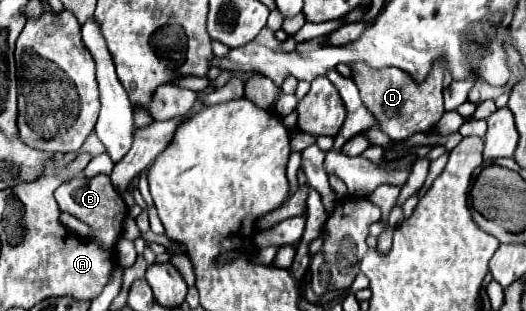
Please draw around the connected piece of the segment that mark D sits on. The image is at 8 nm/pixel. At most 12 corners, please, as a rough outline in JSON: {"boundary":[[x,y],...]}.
{"boundary":[[354,63],[362,103],[390,139],[436,127],[444,113],[436,71],[404,71]]}

